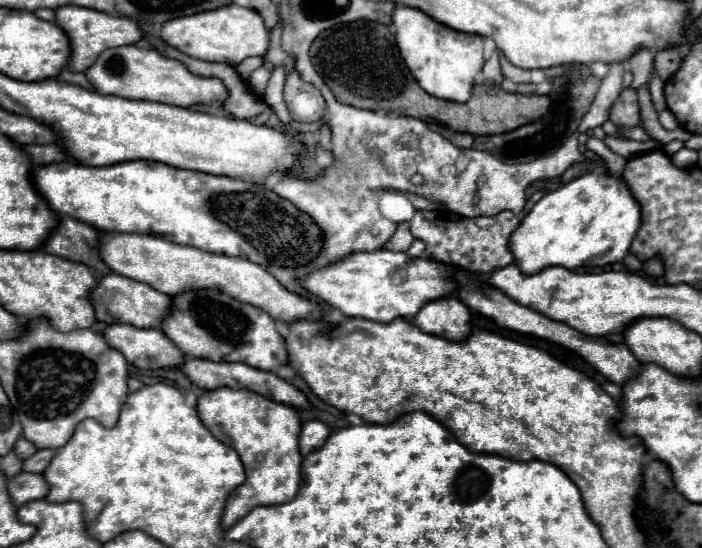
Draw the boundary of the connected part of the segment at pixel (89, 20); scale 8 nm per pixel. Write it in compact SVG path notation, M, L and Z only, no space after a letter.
M61 6L55 10L55 24L69 36L71 40L71 58L69 58L69 70L71 72L85 72L97 56L115 46L125 46L125 44L135 44L141 40L141 28L125 16L113 16L107 12L91 10L91 8L81 8L81 6Z

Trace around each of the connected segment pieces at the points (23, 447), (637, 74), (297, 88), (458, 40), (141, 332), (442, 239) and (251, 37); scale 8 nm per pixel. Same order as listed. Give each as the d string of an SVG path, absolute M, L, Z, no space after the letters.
M19 438L17 442L15 442L15 454L21 458L21 460L27 460L29 456L33 456L35 452L37 452L37 448L35 448L35 444L33 442L29 442L27 438Z
M639 48L631 54L631 58L629 58L629 70L633 72L631 88L639 88L649 82L653 58L655 58L655 54L649 48Z
M291 70L285 82L285 104L295 122L317 122L325 110L321 92L313 84L301 82L295 70Z
M395 6L393 24L397 28L395 42L401 52L401 58L419 86L443 100L451 102L467 102L473 88L475 74L483 68L483 38L477 34L463 34L445 24L435 22L431 16L417 8Z
M107 324L101 332L111 348L119 350L129 364L155 370L155 368L177 368L181 364L181 350L161 334L157 328L135 328L131 324Z
M417 210L411 220L411 234L427 244L425 252L433 254L437 262L453 262L453 266L465 266L467 270L489 274L497 268L513 264L515 258L509 250L509 240L519 224L520 218L507 210L497 216L476 218L463 218L453 212Z
M227 4L217 10L205 10L201 14L173 18L161 26L159 36L165 44L181 50L183 54L207 62L225 62L231 66L237 66L249 56L263 56L269 46L269 30L265 28L259 12L251 8L241 8L237 4Z

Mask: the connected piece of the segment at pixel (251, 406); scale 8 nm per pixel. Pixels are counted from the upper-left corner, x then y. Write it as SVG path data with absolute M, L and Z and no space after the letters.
M217 388L205 392L199 398L197 412L201 414L201 422L205 422L205 426L217 434L217 438L237 450L247 474L247 480L227 498L221 522L225 530L229 530L237 520L241 520L257 506L283 504L295 498L301 482L303 456L297 442L301 432L301 418L293 406L269 400L251 390Z

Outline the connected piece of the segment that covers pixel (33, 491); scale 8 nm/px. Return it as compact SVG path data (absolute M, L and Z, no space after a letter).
M19 472L9 480L9 494L13 498L13 504L19 508L31 500L45 498L49 494L49 484L43 474Z

